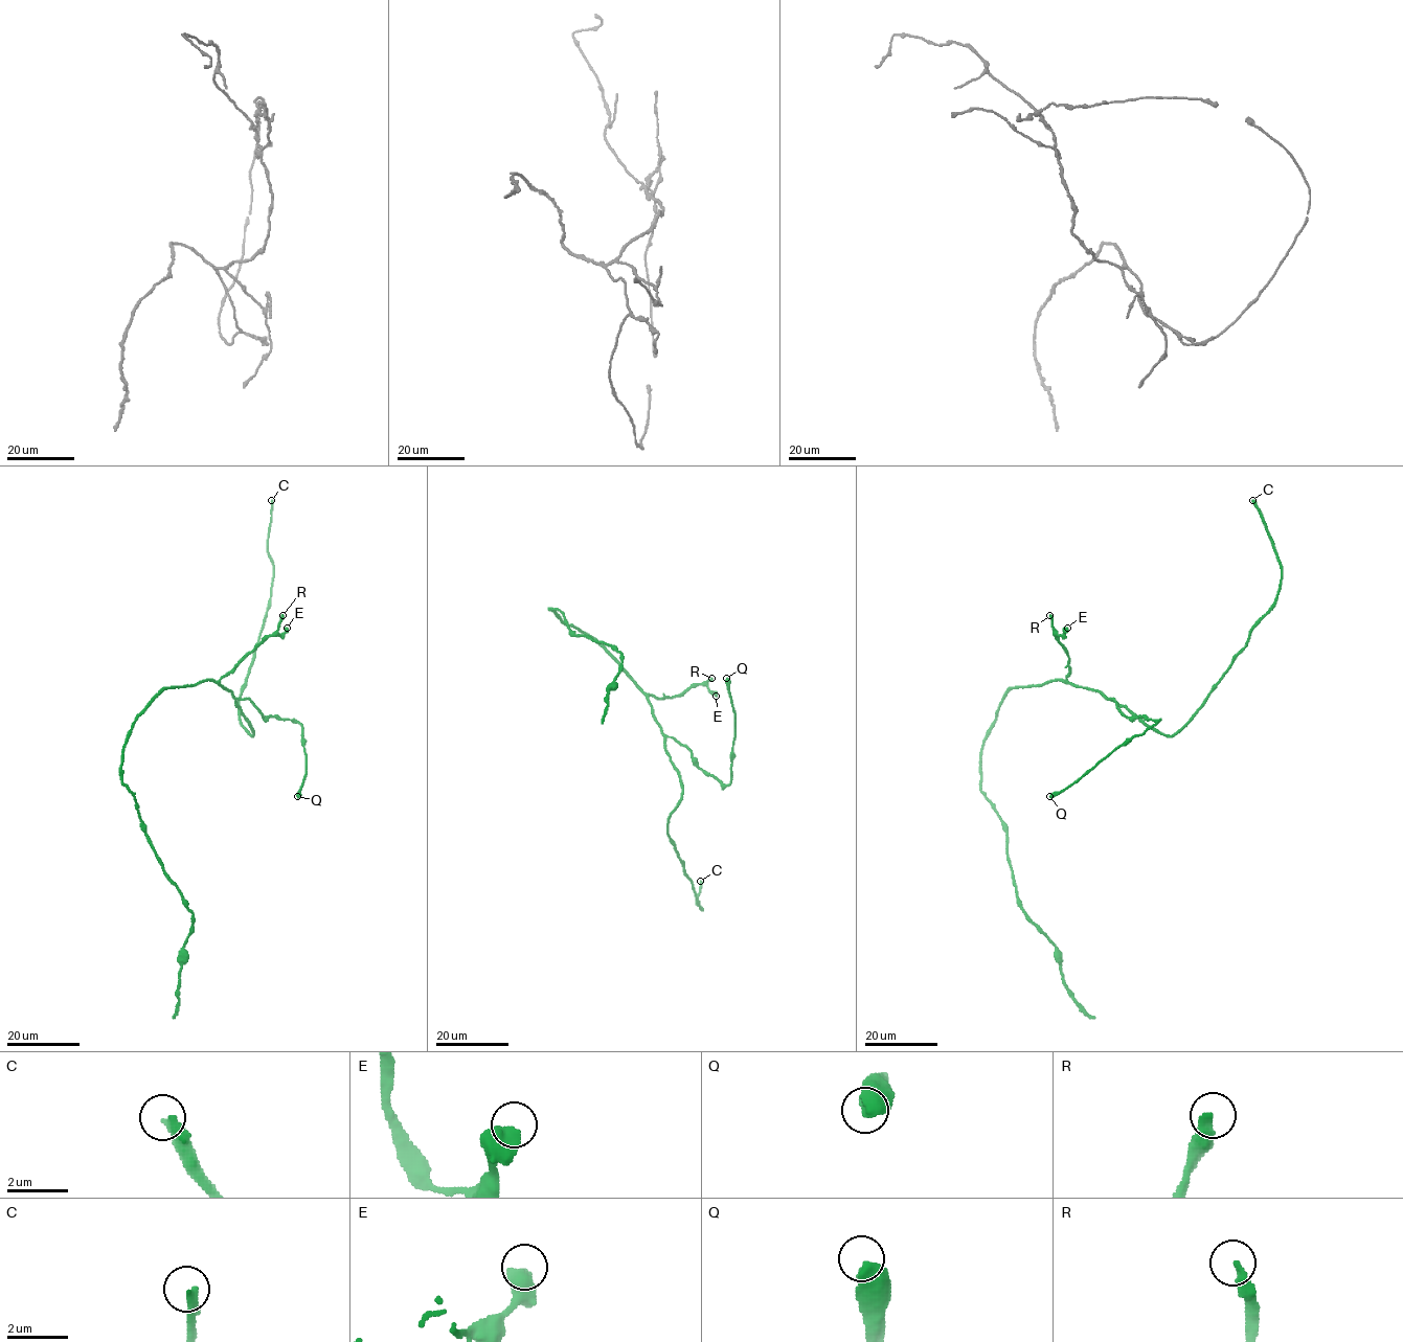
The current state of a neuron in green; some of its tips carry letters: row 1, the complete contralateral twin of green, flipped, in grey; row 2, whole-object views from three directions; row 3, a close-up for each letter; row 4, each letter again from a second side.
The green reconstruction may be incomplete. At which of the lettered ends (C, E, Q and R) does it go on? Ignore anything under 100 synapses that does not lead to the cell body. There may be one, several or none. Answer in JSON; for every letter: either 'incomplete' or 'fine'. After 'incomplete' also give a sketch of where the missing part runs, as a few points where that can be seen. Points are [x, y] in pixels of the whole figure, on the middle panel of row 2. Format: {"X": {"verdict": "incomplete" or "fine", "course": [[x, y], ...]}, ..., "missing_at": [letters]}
{"C": {"verdict": "incomplete", "course": [[700, 881], [705, 969], [729, 997], [747, 731], [733, 566]]}, "E": {"verdict": "fine"}, "Q": {"verdict": "fine"}, "R": {"verdict": "incomplete", "course": [[711, 678], [711, 639], [702, 622], [702, 650], [711, 677], [711, 894]]}, "missing_at": ["C", "R"]}

